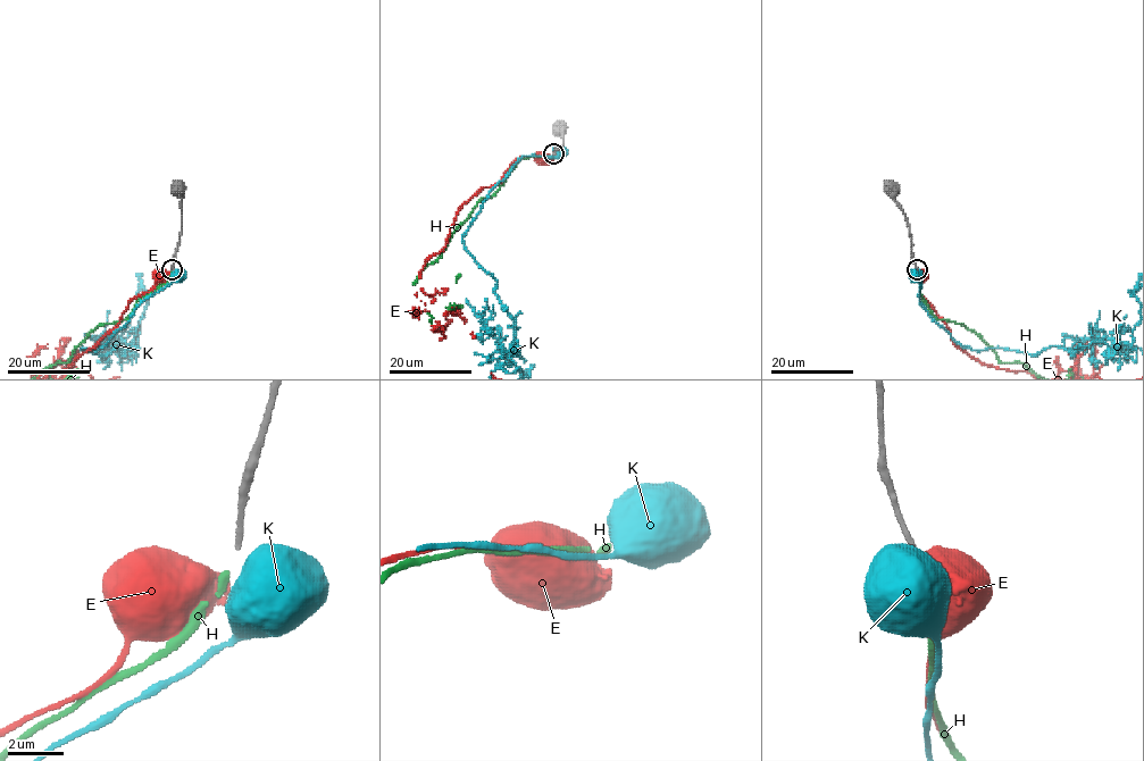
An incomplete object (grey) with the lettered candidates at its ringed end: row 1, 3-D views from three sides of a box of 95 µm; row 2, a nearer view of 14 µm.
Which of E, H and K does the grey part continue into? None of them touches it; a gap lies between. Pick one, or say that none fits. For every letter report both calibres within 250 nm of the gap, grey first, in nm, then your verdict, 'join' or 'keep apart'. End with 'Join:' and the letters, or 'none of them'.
E: 180/650 nm | keep apart
H: 180/260 nm | join
K: 180/700 nm | keep apart
Join: H

